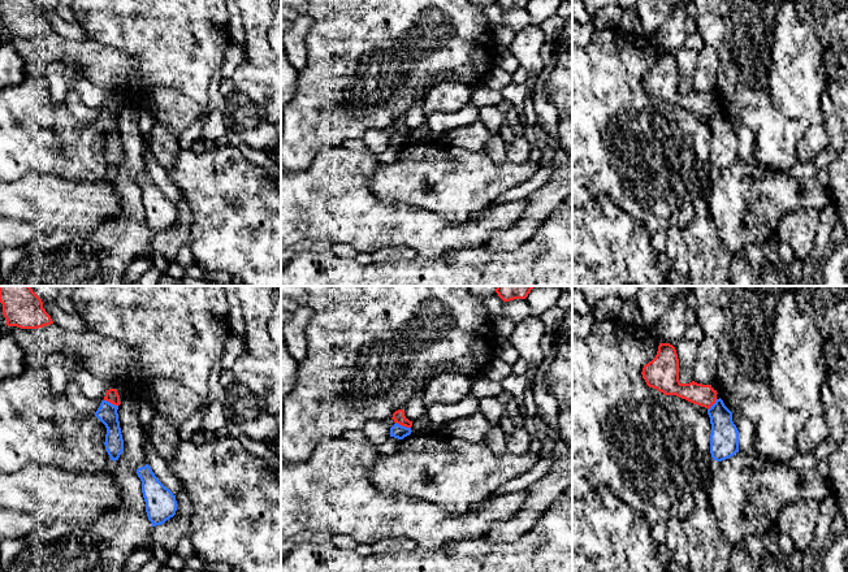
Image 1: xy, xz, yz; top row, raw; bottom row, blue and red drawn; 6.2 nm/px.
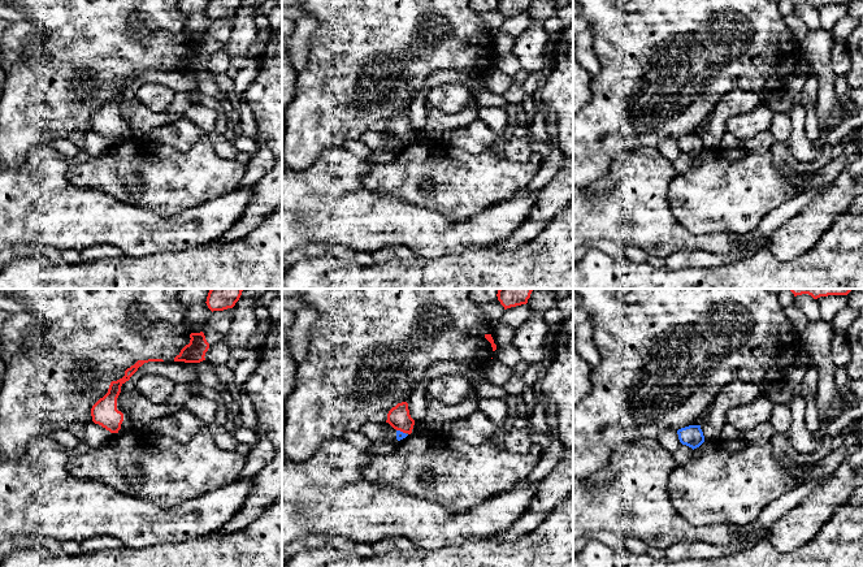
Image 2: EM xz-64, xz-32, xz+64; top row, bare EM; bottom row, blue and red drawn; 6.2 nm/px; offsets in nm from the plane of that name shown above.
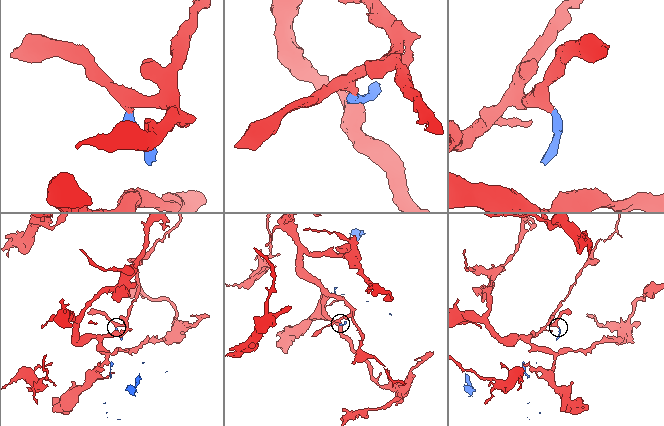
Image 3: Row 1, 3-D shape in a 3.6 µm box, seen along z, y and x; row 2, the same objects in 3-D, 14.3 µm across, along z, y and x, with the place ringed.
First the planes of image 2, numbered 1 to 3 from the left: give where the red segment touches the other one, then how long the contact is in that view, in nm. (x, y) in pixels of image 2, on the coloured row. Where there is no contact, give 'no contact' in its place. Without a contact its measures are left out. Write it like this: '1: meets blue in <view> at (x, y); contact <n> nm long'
1: no contact
2: meets blue in xz-32 at (399, 431); contact 60 nm long
3: no contact

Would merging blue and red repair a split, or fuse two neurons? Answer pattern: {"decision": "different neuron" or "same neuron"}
{"decision": "different neuron"}

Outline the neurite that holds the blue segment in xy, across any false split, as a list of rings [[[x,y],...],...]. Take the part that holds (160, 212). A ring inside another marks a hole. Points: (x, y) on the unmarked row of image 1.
[[[148,173],[138,177],[137,183],[142,190],[148,229],[152,235],[164,233],[176,224],[176,204],[157,188]]]

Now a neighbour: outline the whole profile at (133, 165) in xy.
[[[134,110],[121,112],[117,122],[124,148],[124,160],[114,170],[122,205],[121,218],[87,233],[49,230],[25,247],[0,250],[0,286],[122,286],[129,265],[152,255],[152,231],[146,221],[142,190],[137,183],[137,178],[147,173],[146,140]]]

